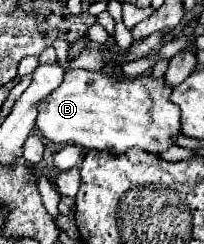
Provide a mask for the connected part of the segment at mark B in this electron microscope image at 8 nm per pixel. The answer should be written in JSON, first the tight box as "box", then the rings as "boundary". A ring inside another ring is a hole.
{"box":[34,70,180,154],"boundary":[[[66,70],[64,82],[48,98],[44,98],[44,102],[40,102],[34,128],[54,144],[112,150],[114,154],[122,154],[128,148],[136,146],[146,152],[158,154],[172,146],[172,136],[180,134],[180,108],[170,102],[170,92],[172,88],[164,82],[164,78],[154,78],[152,74],[128,80],[88,70]]]}

